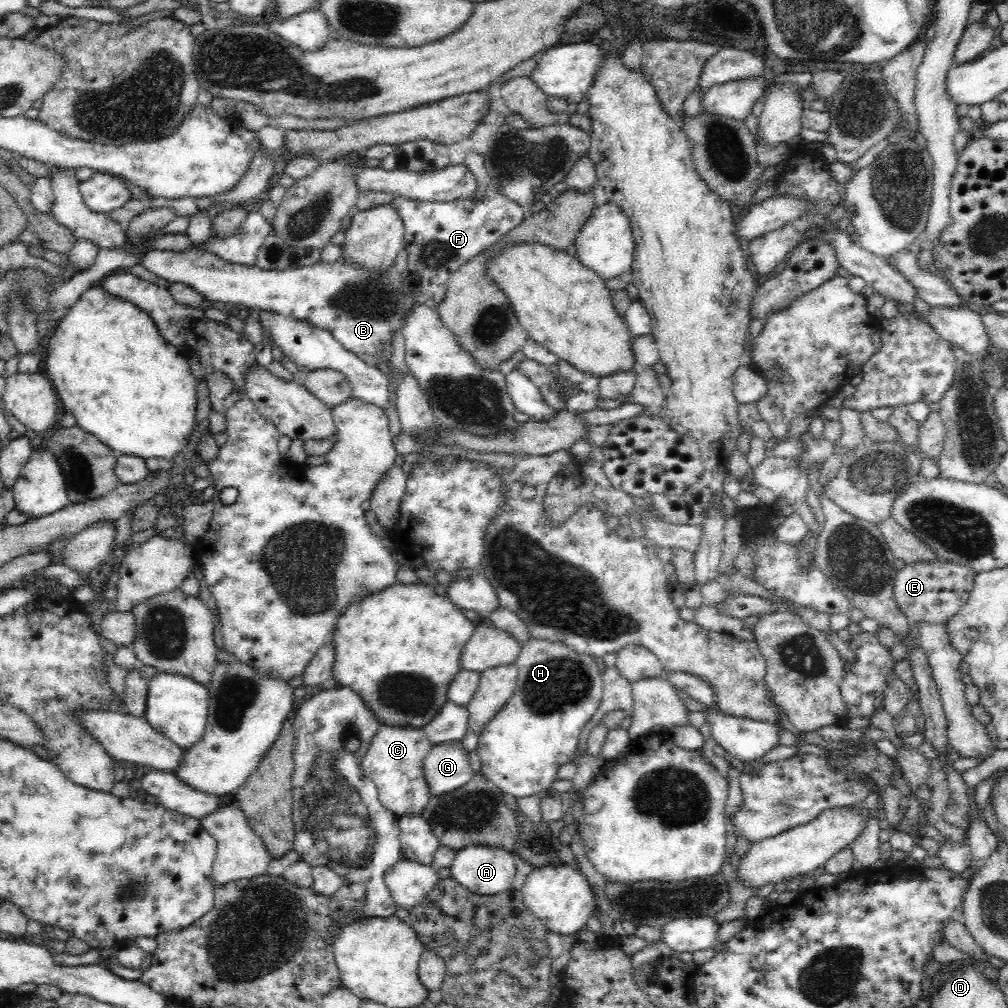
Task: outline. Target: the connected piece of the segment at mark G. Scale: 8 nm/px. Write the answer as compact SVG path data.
M462 741L433 745L423 760L431 796L440 796L464 786L475 775Z

